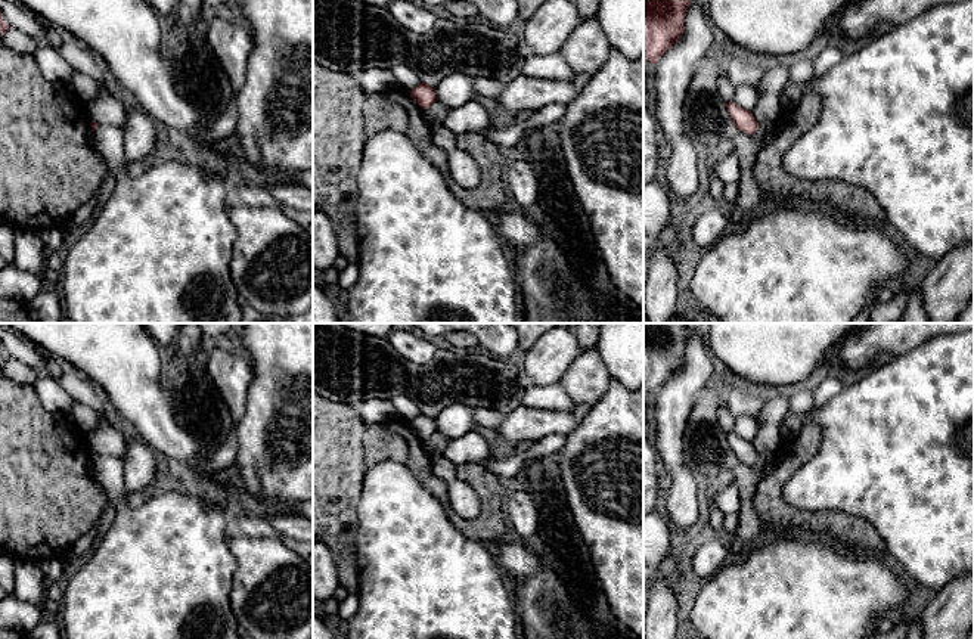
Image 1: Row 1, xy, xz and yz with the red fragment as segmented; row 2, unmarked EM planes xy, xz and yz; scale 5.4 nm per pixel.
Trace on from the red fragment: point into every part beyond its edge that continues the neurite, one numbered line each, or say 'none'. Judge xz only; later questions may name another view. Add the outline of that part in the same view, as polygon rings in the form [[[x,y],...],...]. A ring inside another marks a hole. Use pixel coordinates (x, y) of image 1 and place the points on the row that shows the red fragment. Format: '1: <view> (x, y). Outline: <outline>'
none

